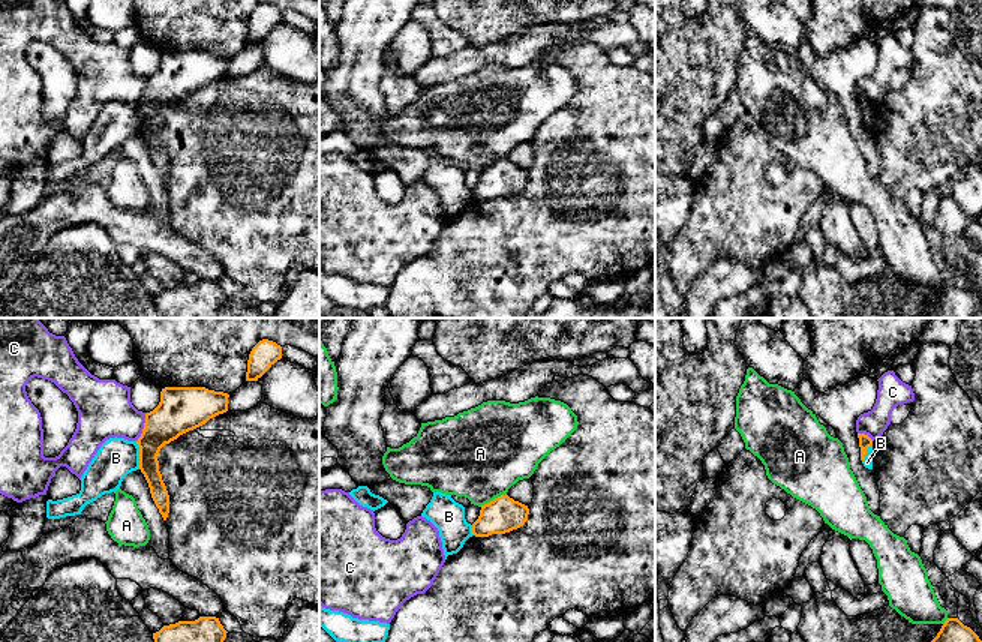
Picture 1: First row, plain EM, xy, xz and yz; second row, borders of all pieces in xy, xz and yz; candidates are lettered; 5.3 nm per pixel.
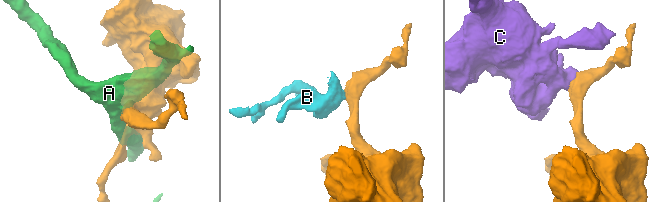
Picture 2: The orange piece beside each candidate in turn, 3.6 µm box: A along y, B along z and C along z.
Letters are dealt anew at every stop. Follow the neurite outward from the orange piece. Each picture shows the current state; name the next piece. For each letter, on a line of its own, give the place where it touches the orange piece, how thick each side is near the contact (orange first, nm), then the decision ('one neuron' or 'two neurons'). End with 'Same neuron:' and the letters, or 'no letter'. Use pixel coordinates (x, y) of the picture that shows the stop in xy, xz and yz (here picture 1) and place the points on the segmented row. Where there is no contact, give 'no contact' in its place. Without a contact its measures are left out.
A: meets orange in xz at (493, 500); 190 nm thick on the orange side, 460 nm on the other; two neurons
B: meets orange in xy at (140, 455); 200 nm thick on the orange side, 200 nm on the other; two neurons
C: meets orange in xy at (144, 428); 240 nm thick on the orange side, 300 nm on the other; two neurons
Same neuron: no letter

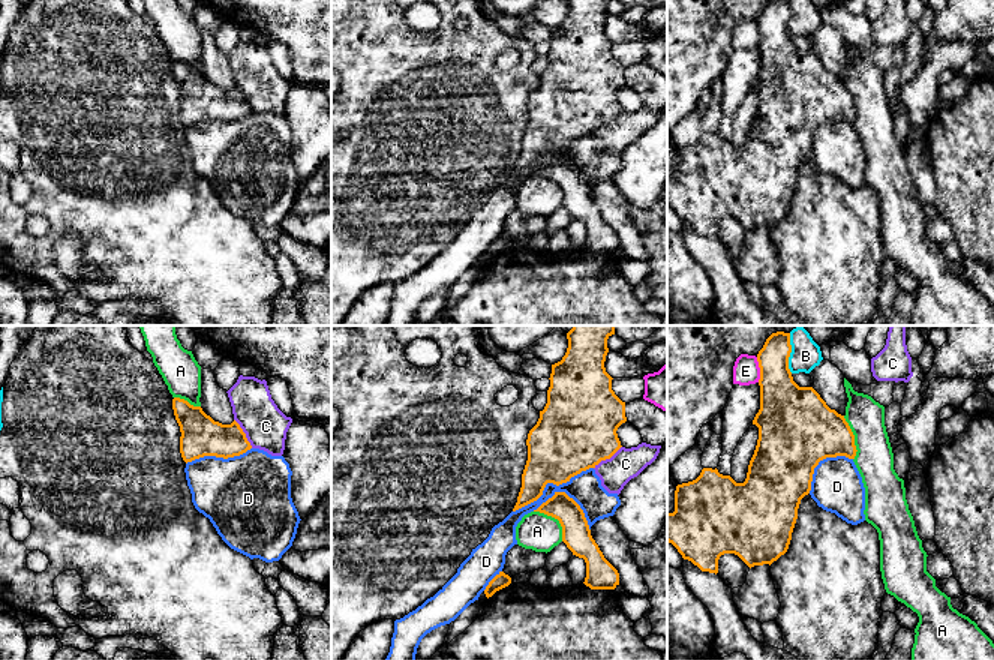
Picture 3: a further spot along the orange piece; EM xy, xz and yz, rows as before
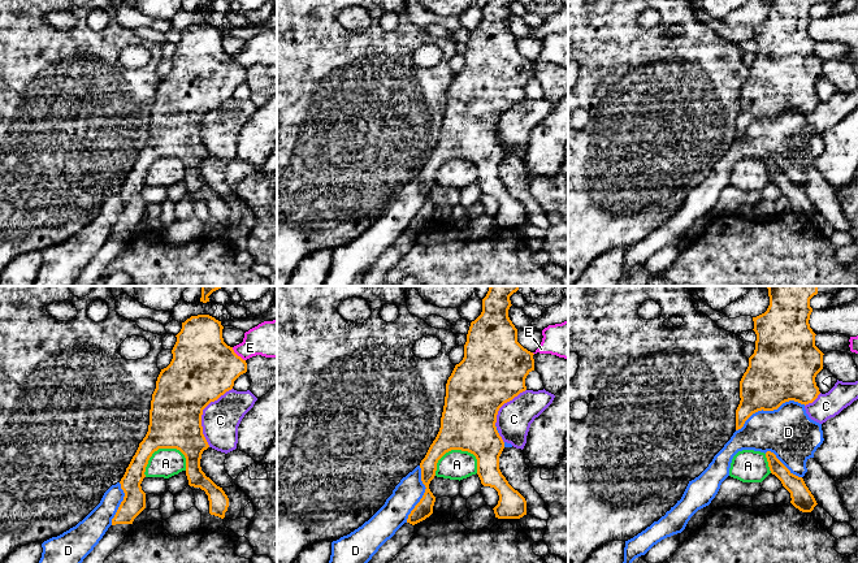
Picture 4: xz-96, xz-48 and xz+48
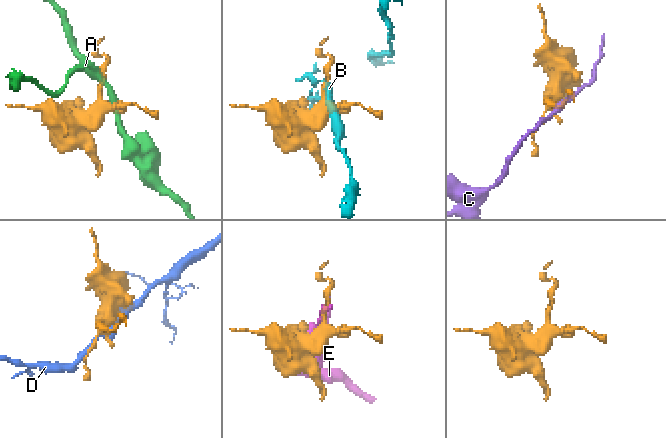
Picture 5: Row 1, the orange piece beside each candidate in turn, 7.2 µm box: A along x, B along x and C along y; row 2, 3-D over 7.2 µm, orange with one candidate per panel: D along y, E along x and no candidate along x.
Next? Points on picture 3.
A: meets orange in xz at (556, 518); 160 nm thick on the orange side, 200 nm on the other; two neurons
B: meets orange in yz at (790, 351); 220 nm thick on the orange side, 160 nm on the other; two neurons
C: meets orange in xz at (607, 458); 420 nm thick on the orange side, 170 nm on the other; two neurons
D: meets orange in xz at (550, 482); 380 nm thick on the orange side, 170 nm on the other; two neurons
E: meets orange in yz at (760, 369); 280 nm thick on the orange side, 140 nm on the other; two neurons
Same neuron: no letter

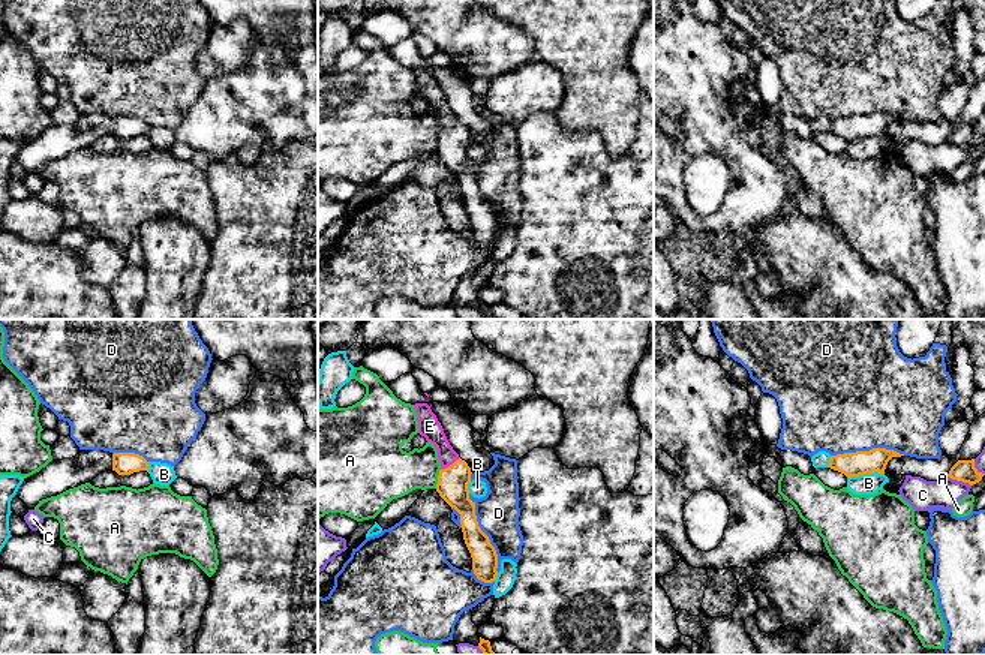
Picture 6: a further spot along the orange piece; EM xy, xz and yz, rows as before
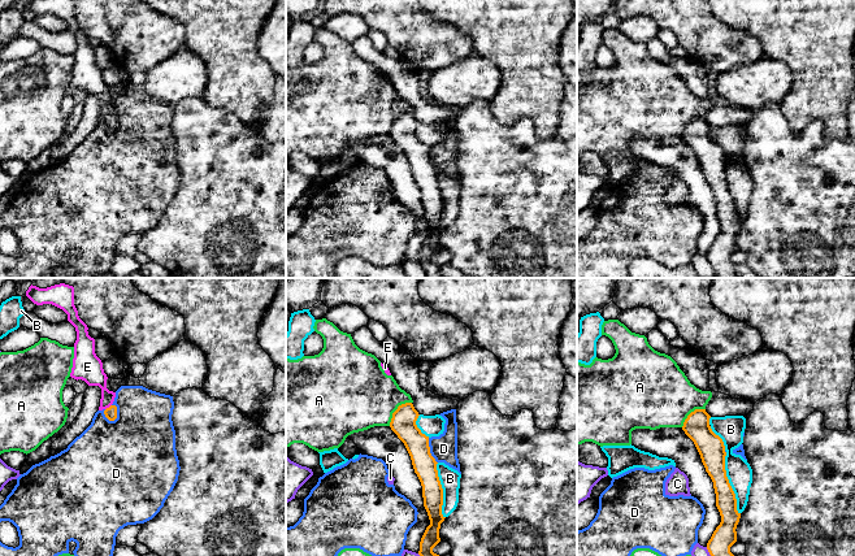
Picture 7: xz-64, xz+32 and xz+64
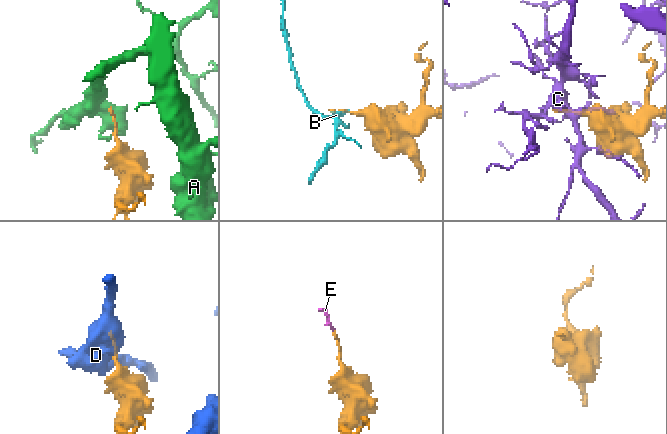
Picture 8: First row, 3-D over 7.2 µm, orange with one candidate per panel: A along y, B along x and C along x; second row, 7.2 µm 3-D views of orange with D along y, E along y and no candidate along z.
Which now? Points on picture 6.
A: meets orange in xz at (438, 478); 160 nm thick on the orange side, 260 nm on the other; two neurons
B: meets orange in yz at (865, 472); 130 nm thick on the orange side, 110 nm on the other; two neurons
C: meets orange in yz at (960, 480); 120 nm thick on the orange side, 170 nm on the other; two neurons
D: meets orange in xz at (483, 532); 140 nm thick on the orange side, 220 nm on the other; two neurons
E: meets orange in xz at (450, 465); 160 nm thick on the orange side, 120 nm on the other; one neuron
Same neuron: E

